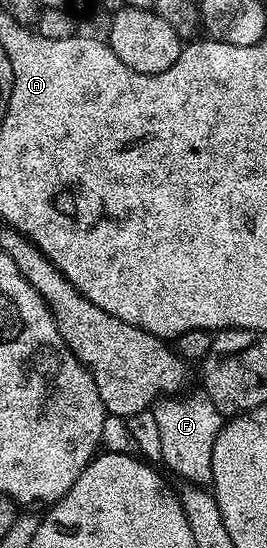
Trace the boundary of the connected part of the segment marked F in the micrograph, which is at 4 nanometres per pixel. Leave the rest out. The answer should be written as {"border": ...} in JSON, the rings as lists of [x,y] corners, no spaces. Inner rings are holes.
{"border":[[[195,389],[189,394],[177,393],[175,396],[161,397],[151,410],[162,442],[159,461],[168,465],[178,477],[186,478],[187,483],[207,487],[212,480],[214,440],[224,427],[226,418],[218,412],[218,408],[214,408],[210,396],[203,389]],[[176,396],[177,398],[172,398]]]}

